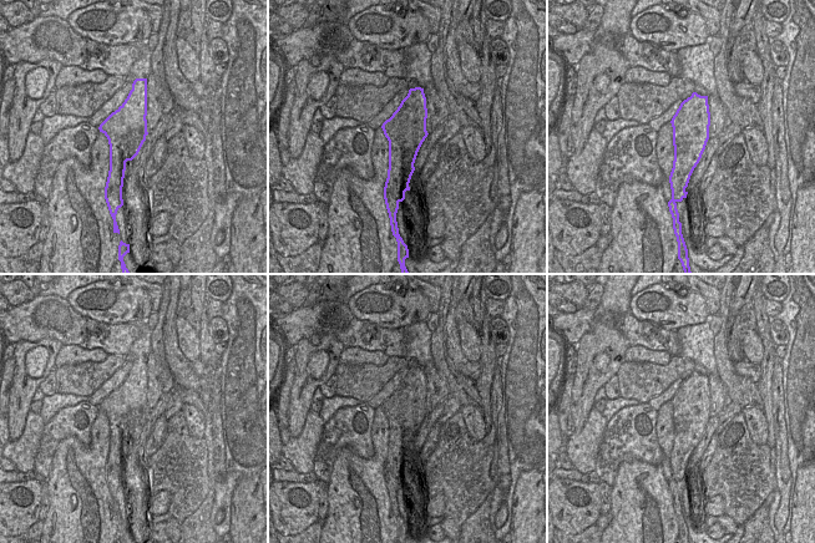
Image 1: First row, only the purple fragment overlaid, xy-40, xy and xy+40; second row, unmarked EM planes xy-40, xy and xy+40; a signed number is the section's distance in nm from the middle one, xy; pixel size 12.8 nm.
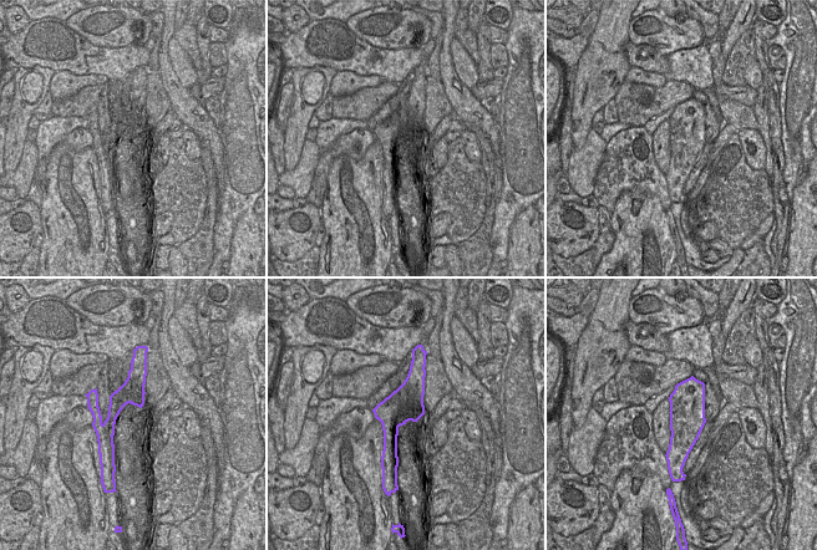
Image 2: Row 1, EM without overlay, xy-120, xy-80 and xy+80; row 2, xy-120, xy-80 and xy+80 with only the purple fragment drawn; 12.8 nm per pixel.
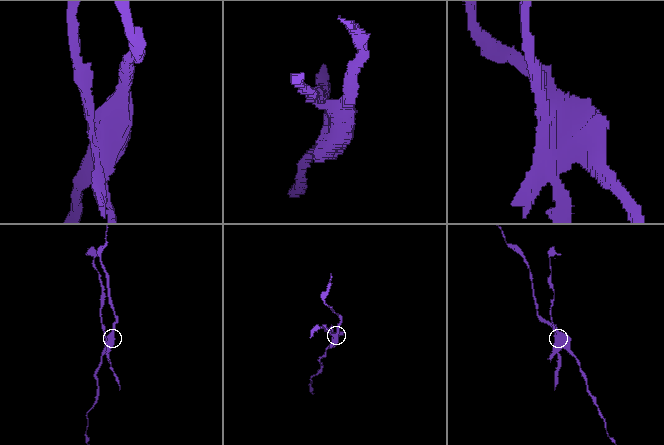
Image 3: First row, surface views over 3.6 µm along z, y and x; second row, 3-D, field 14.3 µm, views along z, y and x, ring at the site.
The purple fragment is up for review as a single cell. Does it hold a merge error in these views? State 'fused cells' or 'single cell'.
fused cells

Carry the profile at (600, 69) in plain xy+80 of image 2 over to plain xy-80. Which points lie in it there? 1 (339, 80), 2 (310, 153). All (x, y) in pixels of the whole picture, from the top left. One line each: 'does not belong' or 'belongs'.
1: does not belong
2: does not belong

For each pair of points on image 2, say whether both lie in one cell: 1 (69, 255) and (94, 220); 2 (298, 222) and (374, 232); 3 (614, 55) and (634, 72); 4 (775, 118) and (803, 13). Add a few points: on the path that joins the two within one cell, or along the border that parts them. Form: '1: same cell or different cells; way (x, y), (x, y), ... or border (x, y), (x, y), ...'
1: same cell; way (81, 255), (87, 254), (94, 245), (94, 233)
2: different cells; border (319, 208), (321, 224)
3: different cells; border (630, 67), (624, 80)
4: different cells; border (777, 83), (780, 126), (782, 130)

